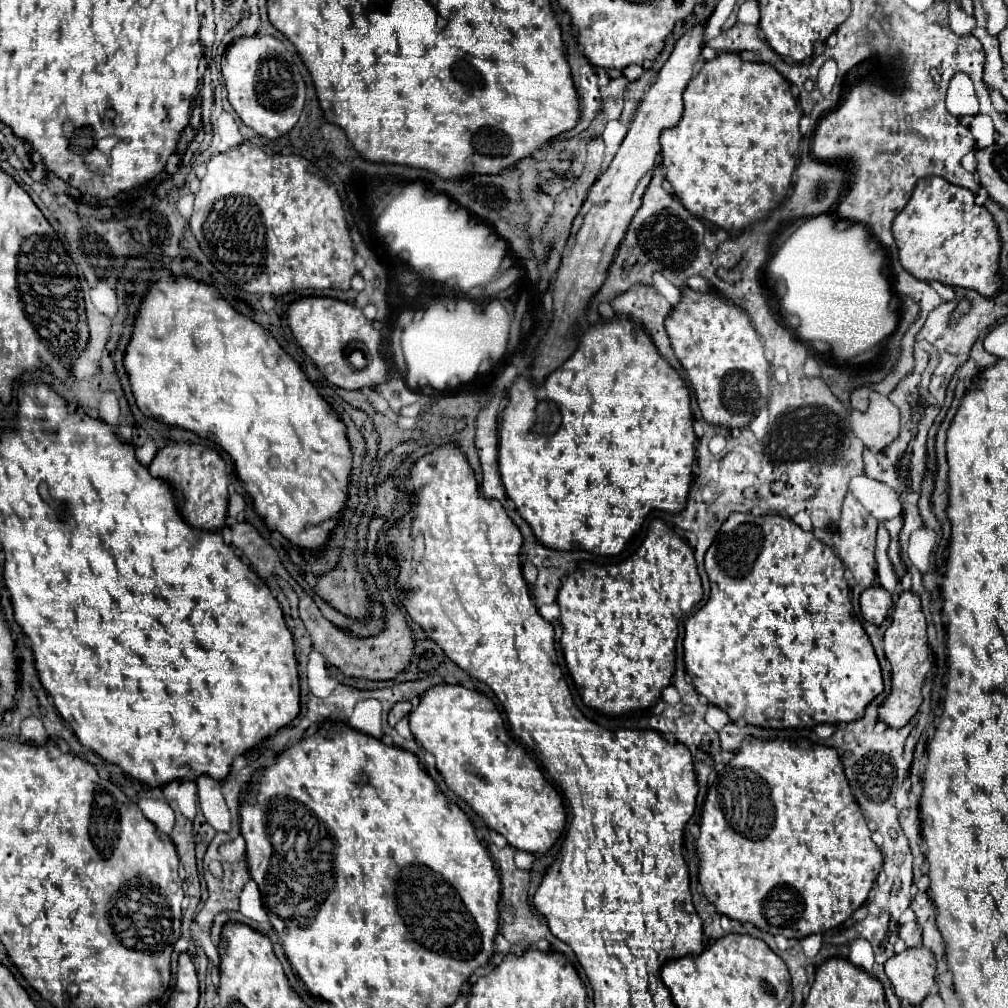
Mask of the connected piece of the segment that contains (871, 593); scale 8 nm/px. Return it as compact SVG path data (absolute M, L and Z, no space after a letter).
M869 587L861 593L861 613L873 625L881 625L885 621L891 605L891 593L883 587Z

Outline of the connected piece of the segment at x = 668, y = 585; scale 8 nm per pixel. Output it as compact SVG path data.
M655 519L637 553L621 563L581 563L557 595L567 669L587 707L609 717L651 709L675 673L679 621L701 601L703 587L693 549Z

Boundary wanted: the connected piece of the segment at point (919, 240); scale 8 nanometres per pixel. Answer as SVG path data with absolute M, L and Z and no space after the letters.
M925 177L917 183L911 201L893 221L893 235L899 247L901 265L921 281L939 281L949 287L973 289L983 297L997 297L1003 289L1003 277L999 271L999 255L1001 255L1001 237L999 229L989 215L989 211L975 203L975 195L965 189L951 185L941 177Z

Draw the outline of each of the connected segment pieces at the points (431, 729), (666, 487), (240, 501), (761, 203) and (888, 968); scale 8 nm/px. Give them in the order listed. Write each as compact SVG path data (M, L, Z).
M437 685L421 697L421 703L409 715L409 723L413 737L423 745L425 751L435 755L437 769L449 789L455 791L455 795L465 803L469 803L489 829L503 835L511 847L527 853L543 855L555 845L567 823L563 799L555 785L547 781L541 767L523 749L523 745L507 733L503 719L489 697L477 691L469 691L461 685Z
M617 317L615 321L605 321L603 325L595 325L581 335L579 347L571 359L567 359L559 369L555 369L541 387L535 387L529 381L529 369L525 369L513 383L507 395L507 407L503 413L501 429L499 429L499 473L505 485L509 499L515 503L517 511L529 523L535 539L549 549L557 551L573 551L583 549L595 555L619 555L625 549L625 543L641 529L645 517L651 511L667 511L679 513L685 509L687 493L693 479L693 463L695 463L695 431L693 431L693 415L691 415L691 391L687 383L679 377L679 373L657 353L657 347L649 339L649 335L631 319Z
M233 493L229 497L229 517L237 517L245 509L245 499L239 493Z
M721 53L713 61L707 61L689 81L683 103L685 111L677 127L661 133L663 167L667 181L675 187L675 197L695 217L725 231L747 229L757 221L767 221L771 211L785 201L799 159L799 121L803 113L793 99L789 83L771 65L743 61L735 53Z
M919 945L905 949L903 953L895 953L885 963L885 973L901 1001L921 1005L921 1001L933 991L935 967L933 953Z

